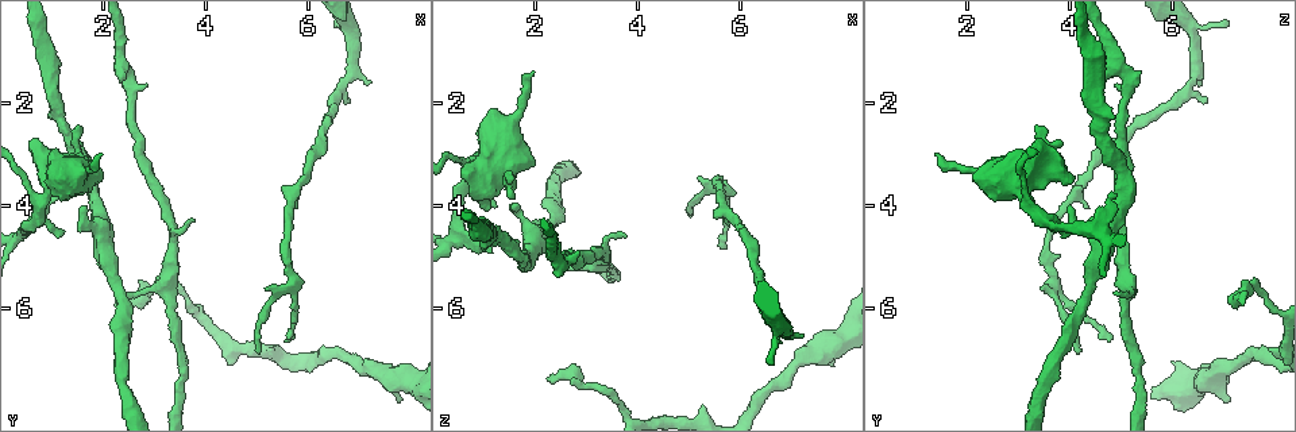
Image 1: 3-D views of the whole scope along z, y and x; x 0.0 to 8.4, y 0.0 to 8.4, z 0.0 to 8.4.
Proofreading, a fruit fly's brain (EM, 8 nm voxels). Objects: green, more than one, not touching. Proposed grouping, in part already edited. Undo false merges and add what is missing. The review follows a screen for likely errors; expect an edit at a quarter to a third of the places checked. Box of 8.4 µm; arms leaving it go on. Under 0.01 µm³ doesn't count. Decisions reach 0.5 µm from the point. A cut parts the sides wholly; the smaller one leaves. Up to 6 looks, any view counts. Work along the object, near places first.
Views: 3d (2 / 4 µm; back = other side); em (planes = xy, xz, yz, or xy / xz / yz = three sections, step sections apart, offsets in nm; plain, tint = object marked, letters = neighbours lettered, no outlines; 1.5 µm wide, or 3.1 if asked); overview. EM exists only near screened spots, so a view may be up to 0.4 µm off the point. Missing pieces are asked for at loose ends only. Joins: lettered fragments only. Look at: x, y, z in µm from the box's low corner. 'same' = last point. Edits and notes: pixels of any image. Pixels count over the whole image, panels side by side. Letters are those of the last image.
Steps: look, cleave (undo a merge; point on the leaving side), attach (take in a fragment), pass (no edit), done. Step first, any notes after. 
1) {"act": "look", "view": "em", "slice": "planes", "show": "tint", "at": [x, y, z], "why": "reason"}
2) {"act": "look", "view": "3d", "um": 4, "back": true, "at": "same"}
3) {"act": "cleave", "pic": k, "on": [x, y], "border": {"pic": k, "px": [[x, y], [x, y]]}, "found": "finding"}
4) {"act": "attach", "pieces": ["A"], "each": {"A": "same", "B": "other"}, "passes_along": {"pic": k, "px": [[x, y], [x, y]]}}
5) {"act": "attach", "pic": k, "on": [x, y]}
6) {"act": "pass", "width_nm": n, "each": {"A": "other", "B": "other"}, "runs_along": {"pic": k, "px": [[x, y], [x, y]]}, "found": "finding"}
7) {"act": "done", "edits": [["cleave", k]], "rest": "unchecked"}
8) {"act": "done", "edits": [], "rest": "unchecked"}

{"act": "look", "view": "3d", "um": 2, "back": true, "at": [5.05, 6.90, 4.15], "why": "branch stops here"}

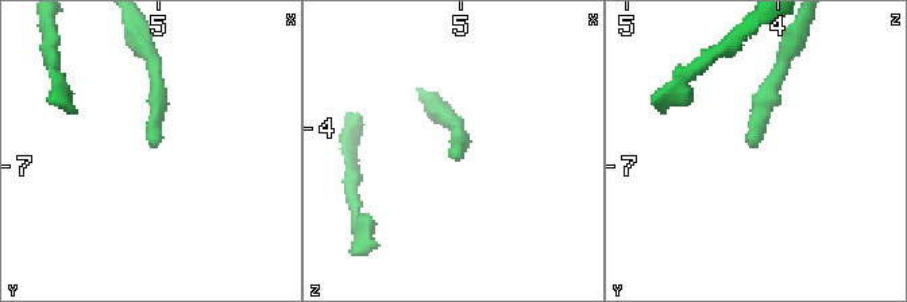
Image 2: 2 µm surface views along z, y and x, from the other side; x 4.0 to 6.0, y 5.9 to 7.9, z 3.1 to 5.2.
{"act": "look", "view": "em", "slice": "yz", "step": 8, "show": "letters", "at": [5.00, 6.88, 4.14], "why": "shape alone is not enough"}

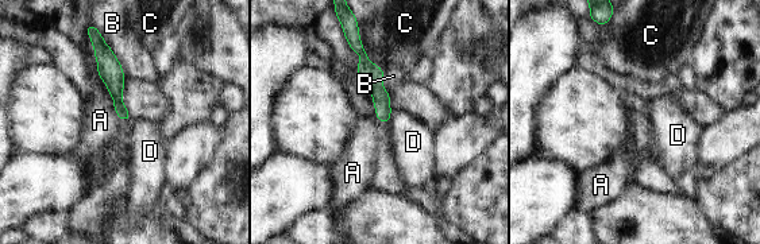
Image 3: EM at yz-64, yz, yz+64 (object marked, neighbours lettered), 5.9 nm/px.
{"act": "look", "view": "em", "slice": "planes", "show": "letters", "at": "same", "why": "cut it another way"}

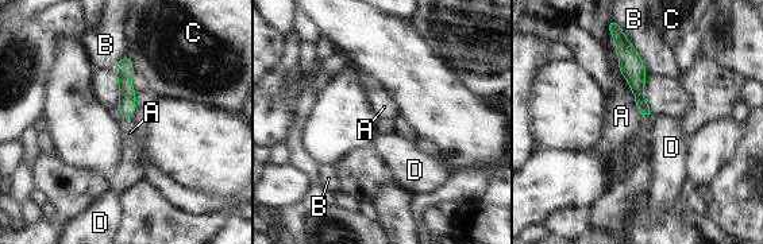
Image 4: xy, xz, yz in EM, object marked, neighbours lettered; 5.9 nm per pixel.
{"act": "pass", "width_nm": 70, "each": {"A": "other", "B": "other", "C": "other", "D": "other"}, "border": {"pic": 4, "px": [[611, 33], [619, 72], [642, 116]]}, "found": "no lettered fragment goes on from it"}

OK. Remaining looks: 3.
{"act": "look", "view": "em", "slice": "planes", "show": "letters", "at": [1.95, 3.05, 1.45], "why": "tapers out"}

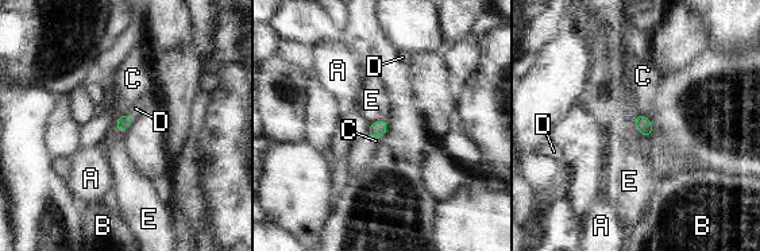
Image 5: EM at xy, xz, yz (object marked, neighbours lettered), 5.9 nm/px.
{"act": "attach", "pieces": ["D"], "each": {"A": "other", "B": "other", "C": "other", "D": "same", "E": "other"}, "passes_along": {"pic": 5, "px": [[123, 122], [132, 116], [143, 101]]}, "found": "it goes on there"}

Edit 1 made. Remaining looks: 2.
{"act": "look", "view": "em", "slice": "yz", "step": 4, "show": "tint", "at": [1.55, 2.45, 3.40], "why": "an open end"}

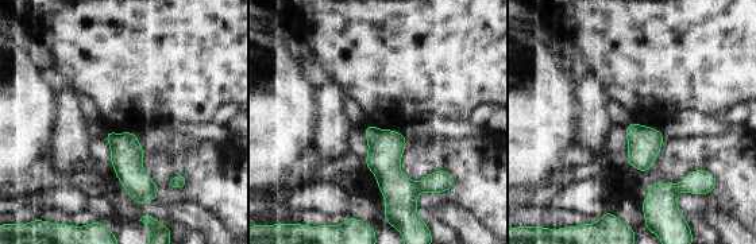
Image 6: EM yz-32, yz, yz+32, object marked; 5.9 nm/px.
{"act": "look", "view": "em", "slice": "yz", "step": 4, "show": "letters", "at": "same", "why": "see the neighbours"}

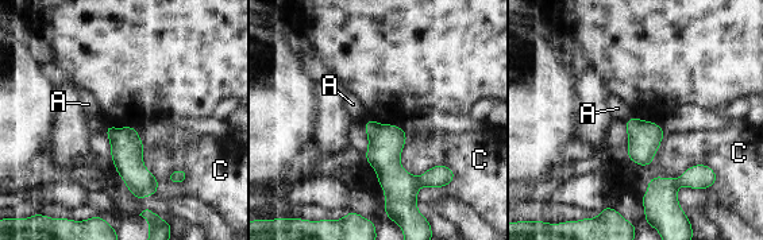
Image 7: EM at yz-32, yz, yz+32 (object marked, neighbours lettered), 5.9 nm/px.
{"act": "pass", "each": {"A": "other", "C": "other"}, "border": {"pic": 7, "px": [[632, 115], [625, 122]]}, "found": "no lettered fragment goes on from it"}

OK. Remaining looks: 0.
{"act": "done", "edits": [["attach", 5]], "rest": "unchecked"}

